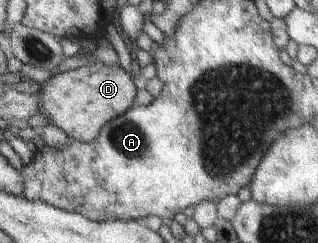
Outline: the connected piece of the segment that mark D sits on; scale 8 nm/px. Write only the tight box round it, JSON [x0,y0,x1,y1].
[37,61,137,142]

